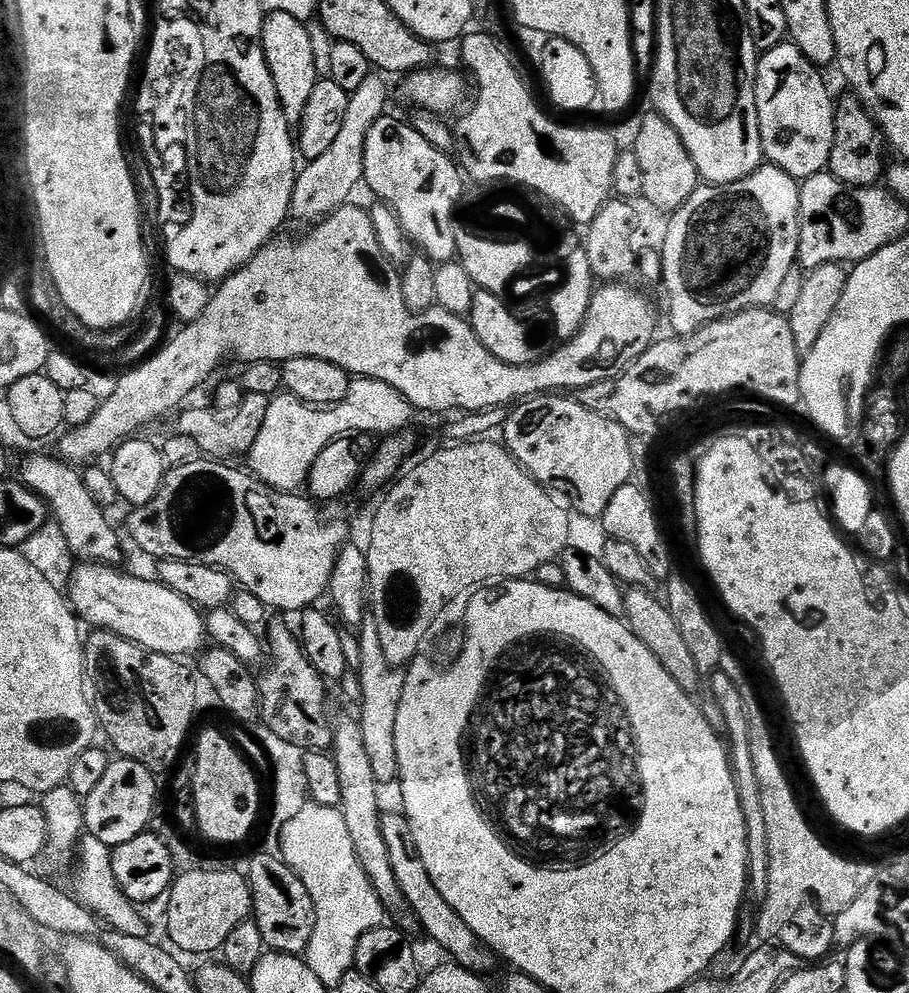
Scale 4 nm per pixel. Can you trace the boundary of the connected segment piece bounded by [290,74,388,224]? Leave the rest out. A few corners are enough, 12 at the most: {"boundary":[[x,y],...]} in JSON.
{"boundary":[[388,88],[349,95],[333,144],[297,173],[291,219],[319,223],[364,179],[365,140]]}

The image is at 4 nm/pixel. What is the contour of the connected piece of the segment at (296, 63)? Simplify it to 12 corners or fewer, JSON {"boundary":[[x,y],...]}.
{"boundary":[[267,13],[262,46],[289,125],[318,81],[309,25]]}

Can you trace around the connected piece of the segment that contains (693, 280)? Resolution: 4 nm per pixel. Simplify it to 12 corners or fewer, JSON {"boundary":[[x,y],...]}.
{"boundary":[[765,163],[671,213],[677,337],[775,305],[800,184]]}

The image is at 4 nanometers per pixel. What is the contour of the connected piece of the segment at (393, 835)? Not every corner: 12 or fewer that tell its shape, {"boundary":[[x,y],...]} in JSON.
{"boundary":[[403,811],[380,817],[394,878],[423,935],[461,968],[498,957],[438,894]]}

